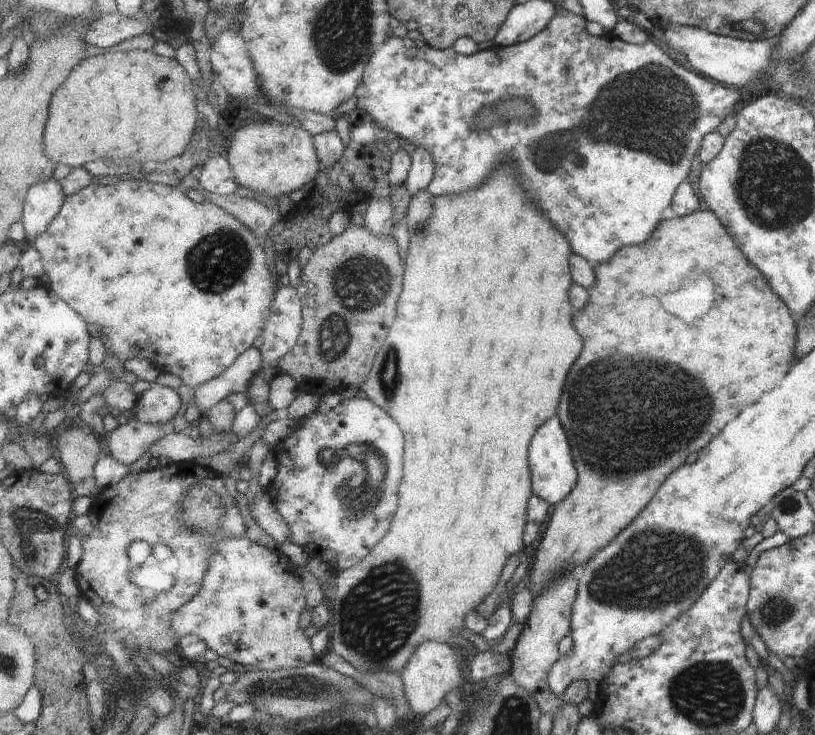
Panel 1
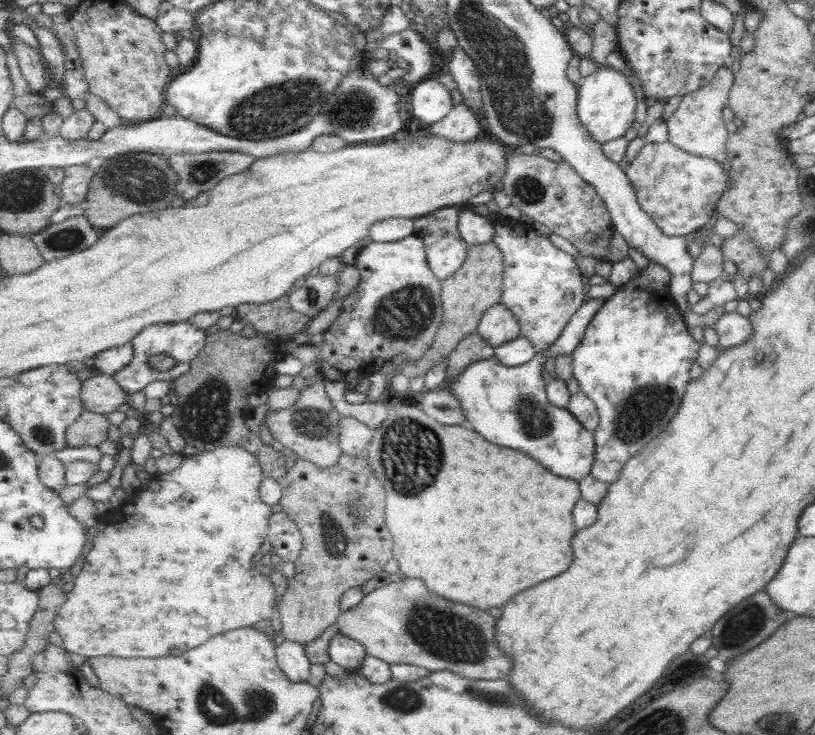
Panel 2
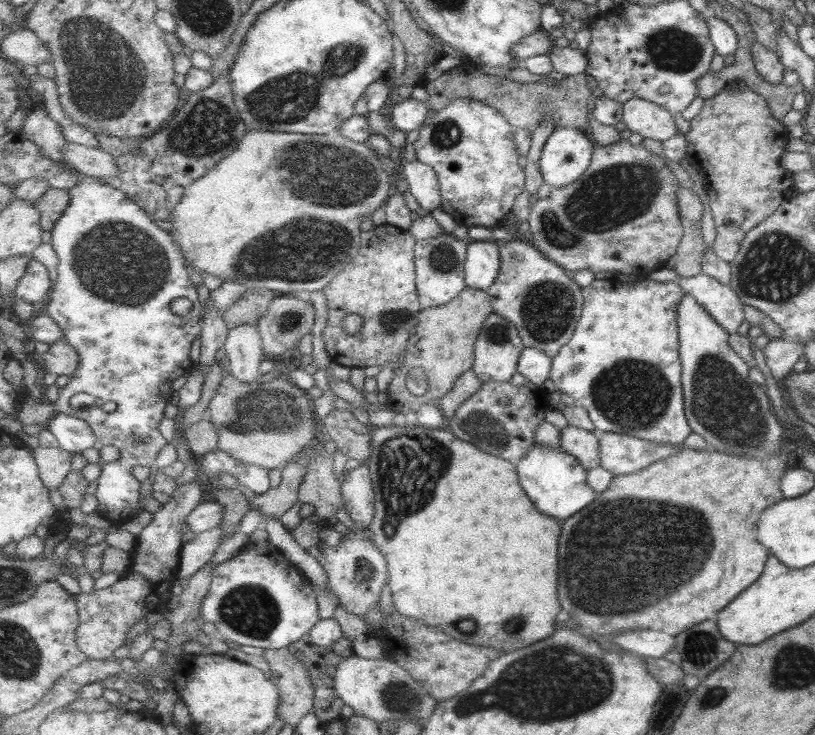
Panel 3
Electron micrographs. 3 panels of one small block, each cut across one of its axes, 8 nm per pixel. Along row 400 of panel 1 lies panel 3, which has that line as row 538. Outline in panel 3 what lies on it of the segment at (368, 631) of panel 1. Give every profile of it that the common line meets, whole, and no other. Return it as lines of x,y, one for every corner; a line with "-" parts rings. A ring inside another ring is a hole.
419,424
373,427
373,456
367,460
377,494
372,539
386,556
390,568
388,584
397,611
439,626
469,644
519,650
545,640
557,629
555,620
562,610
557,570
563,523
541,514
534,501
529,500
519,484
517,463
489,452
481,454
481,450
448,428
427,430
-
413,502
421,502
417,508
425,510
401,516
401,508
413,508

